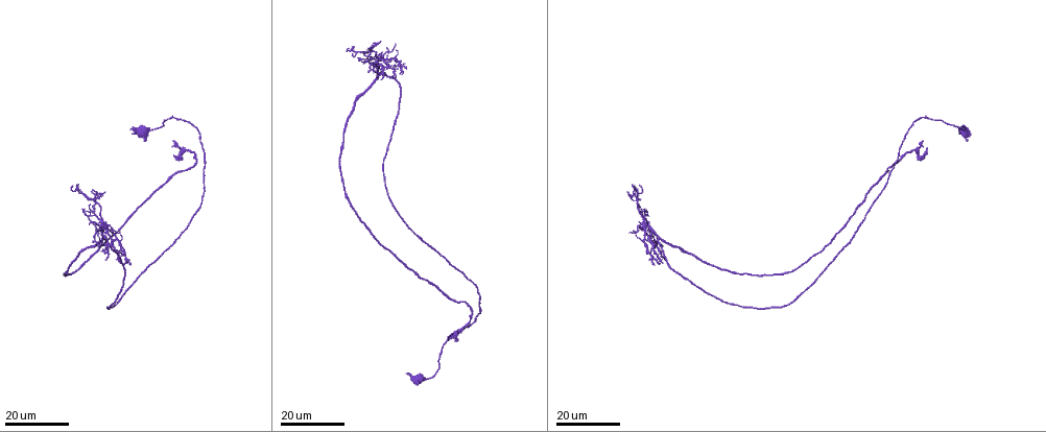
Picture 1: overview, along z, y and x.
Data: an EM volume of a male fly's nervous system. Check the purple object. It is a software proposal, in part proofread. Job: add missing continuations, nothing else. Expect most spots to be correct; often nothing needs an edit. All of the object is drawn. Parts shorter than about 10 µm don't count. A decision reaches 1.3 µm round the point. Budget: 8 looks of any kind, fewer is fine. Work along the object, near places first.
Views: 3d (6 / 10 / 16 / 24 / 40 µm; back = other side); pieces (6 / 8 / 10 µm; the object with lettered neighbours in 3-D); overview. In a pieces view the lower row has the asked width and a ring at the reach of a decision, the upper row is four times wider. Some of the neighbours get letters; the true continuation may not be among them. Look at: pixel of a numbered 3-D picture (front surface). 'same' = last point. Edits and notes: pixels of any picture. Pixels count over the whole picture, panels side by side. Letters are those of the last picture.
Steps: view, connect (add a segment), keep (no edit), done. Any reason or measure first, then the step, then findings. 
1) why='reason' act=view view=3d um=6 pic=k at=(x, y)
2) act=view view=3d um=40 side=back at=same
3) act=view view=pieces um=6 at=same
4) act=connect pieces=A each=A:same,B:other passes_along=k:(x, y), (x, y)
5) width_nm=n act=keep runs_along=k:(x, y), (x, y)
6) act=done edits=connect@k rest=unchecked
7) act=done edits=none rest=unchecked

why='free end' act=view view=3d um=24 pic=1 at=(357, 60)

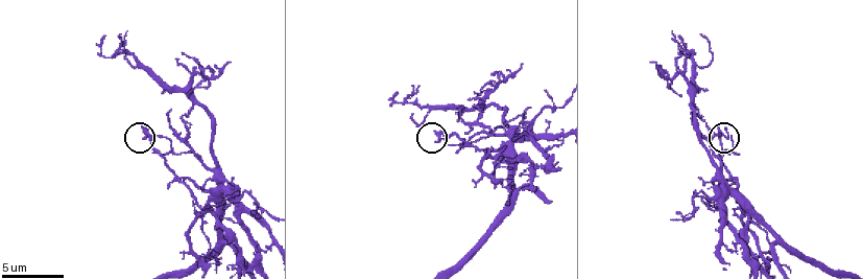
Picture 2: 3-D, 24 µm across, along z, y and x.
act=view view=pieces um=6 pic=2 at=(143, 130)

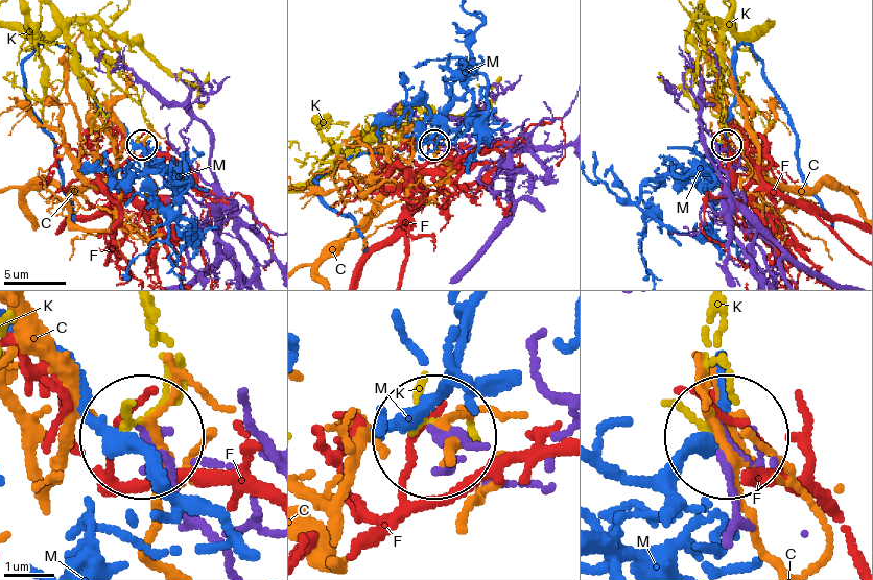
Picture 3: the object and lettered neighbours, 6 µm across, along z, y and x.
act=keep each=C:other,F:other,K:other,M:other runs_along=3:(235, 561), (148, 441) found='none of them fits'

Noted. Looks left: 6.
why='free end' act=view view=3d um=16 pic=1 at=(652, 263)

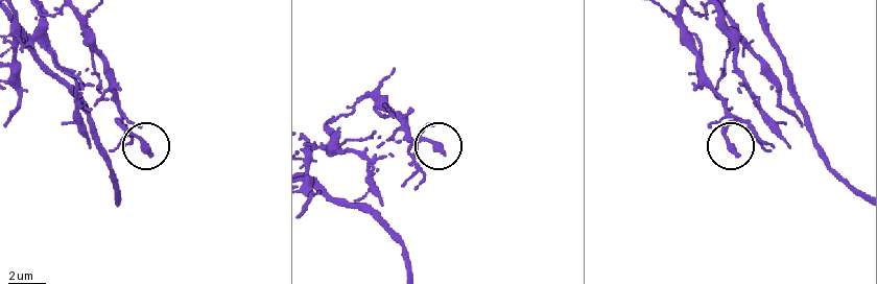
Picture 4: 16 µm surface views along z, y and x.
why='see the neighbours' act=view view=pieces um=8 pic=4 at=(738, 154)

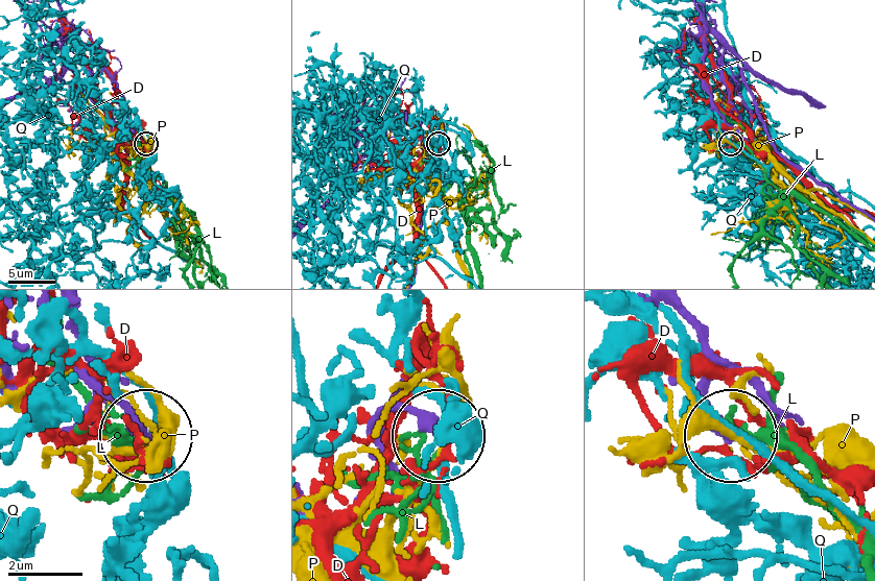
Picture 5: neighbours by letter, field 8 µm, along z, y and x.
act=keep each=D:other,L:other,P:other,Q:other runs_along=5:(729, 50), (707, 32), (702, 87), (729, 142) found='no lettered segment goes on from it'

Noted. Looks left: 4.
why='an open end' act=view view=3d um=24 pic=1 at=(663, 263)

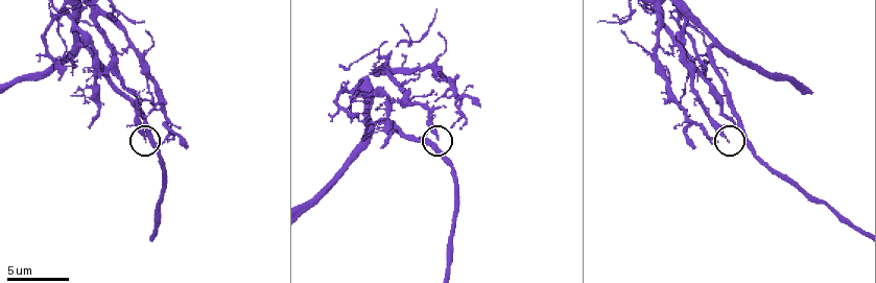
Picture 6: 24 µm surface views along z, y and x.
act=view view=pieces um=6 pic=6 at=(439, 136)

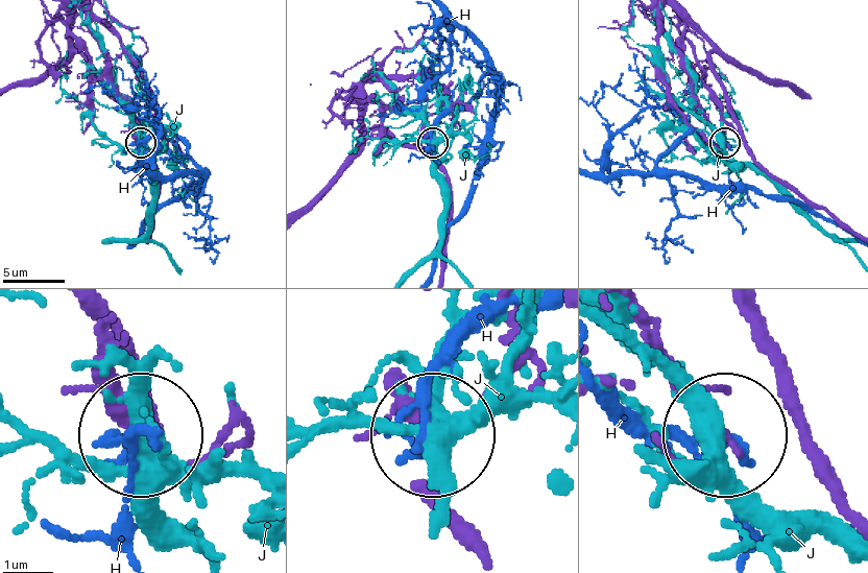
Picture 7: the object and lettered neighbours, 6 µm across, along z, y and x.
act=keep each=H:other,J:other runs_along=7:(633, 316), (720, 425) found='none of them fits'

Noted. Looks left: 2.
why='branch stops here' act=view view=3d um=24 pic=1 at=(926, 147)

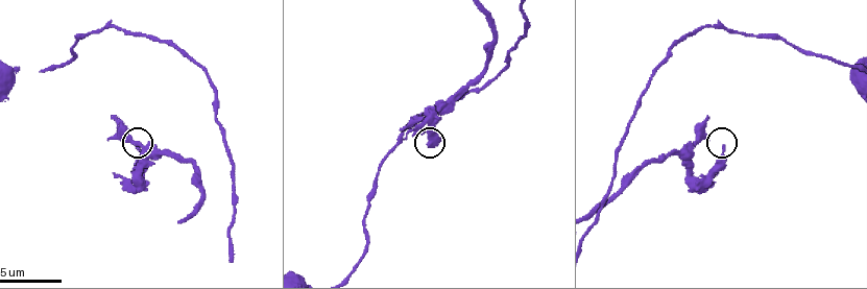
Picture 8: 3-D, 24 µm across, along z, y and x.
why='see the neighbours' act=view view=pieces um=8 pic=8 at=(725, 148)

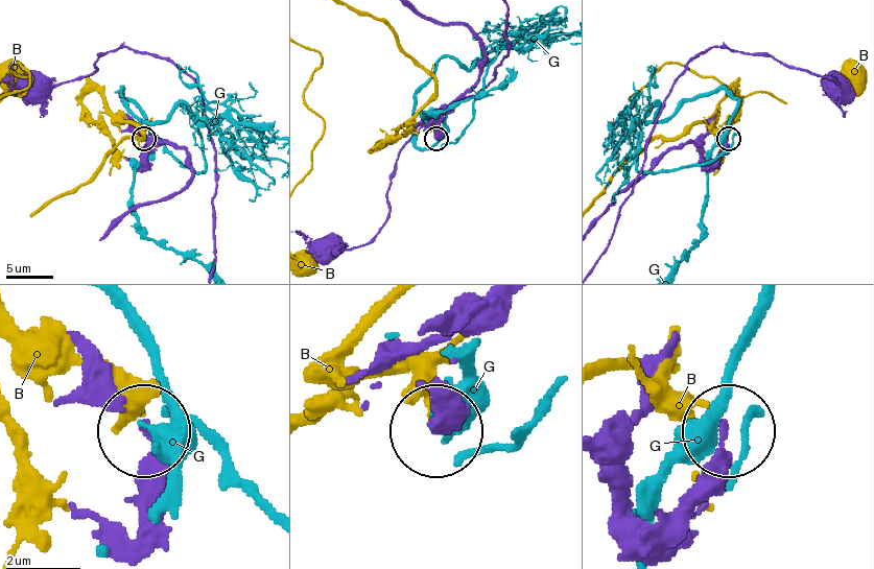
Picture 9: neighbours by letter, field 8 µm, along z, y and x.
act=keep each=B:other,G:other found='no lettered segment goes on from it'

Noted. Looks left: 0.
act=done edits=none rest=unchecked

